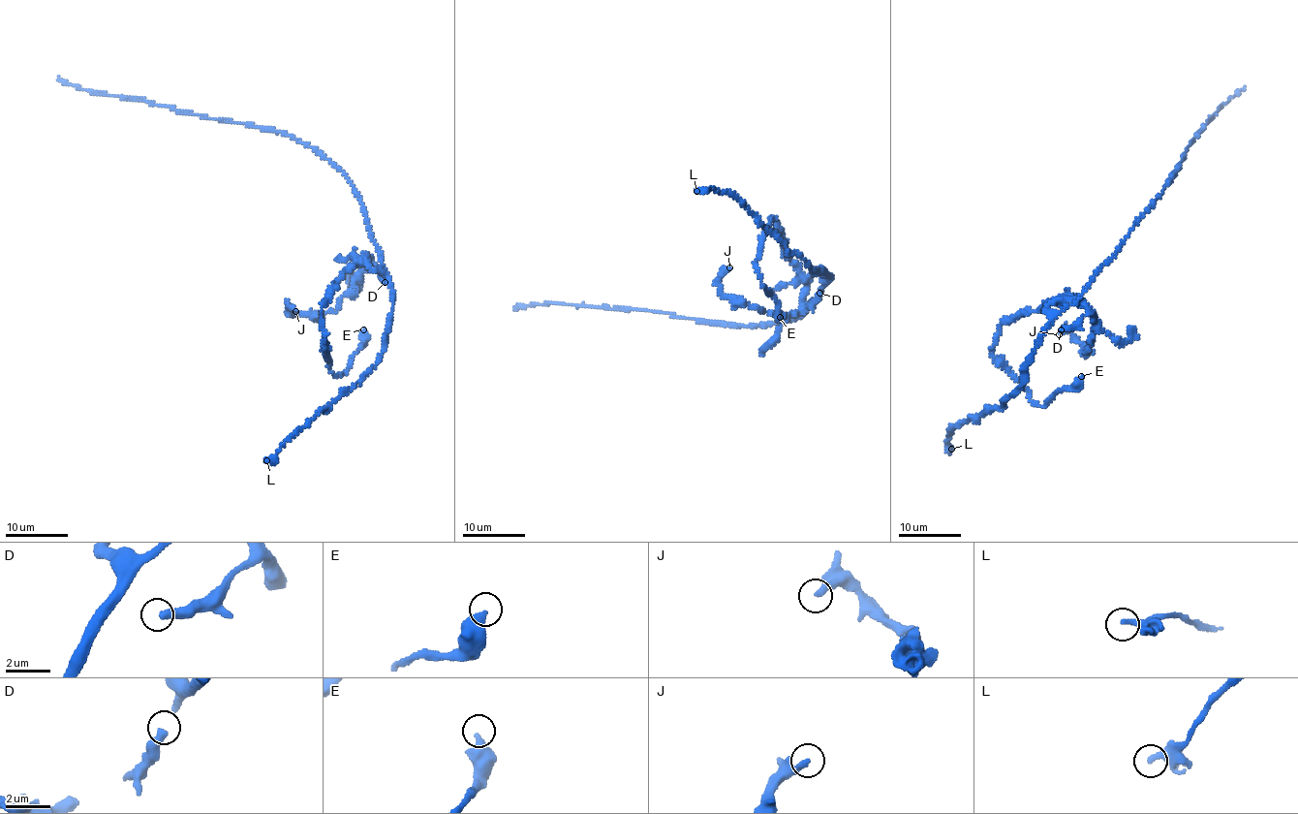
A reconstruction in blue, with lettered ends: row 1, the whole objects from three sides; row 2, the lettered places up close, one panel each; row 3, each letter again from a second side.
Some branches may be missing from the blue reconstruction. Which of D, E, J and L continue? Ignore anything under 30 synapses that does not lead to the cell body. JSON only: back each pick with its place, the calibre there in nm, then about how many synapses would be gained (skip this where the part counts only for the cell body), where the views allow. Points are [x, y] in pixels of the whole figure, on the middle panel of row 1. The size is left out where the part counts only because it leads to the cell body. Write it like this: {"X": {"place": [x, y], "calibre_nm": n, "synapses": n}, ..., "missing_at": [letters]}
{"missing_at": []}

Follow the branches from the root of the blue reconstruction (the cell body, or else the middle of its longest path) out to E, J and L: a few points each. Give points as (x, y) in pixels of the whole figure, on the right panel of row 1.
E: (1113, 257), (1071, 304), (1051, 311), (1058, 302), (1047, 301), (1007, 319), (994, 346), (1037, 405), (1081, 376)
J: (1113, 257), (1071, 304), (1046, 309), (1060, 300), (1082, 305), (1094, 323), (1090, 346), (1059, 334)
L: (1113, 257), (1085, 292), (1056, 316), (1026, 367), (1025, 382), (1001, 406), (956, 425), (946, 444), (951, 449)

